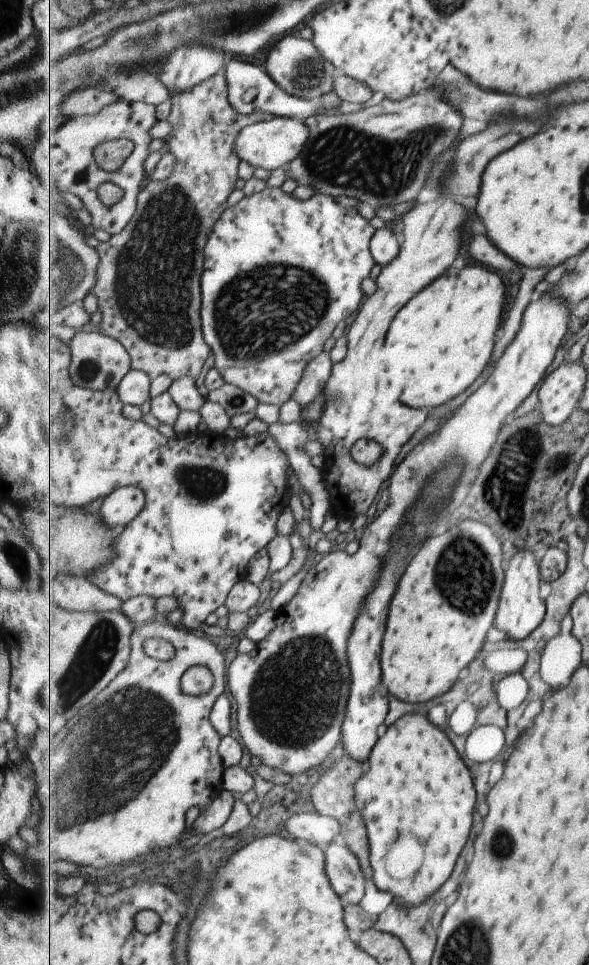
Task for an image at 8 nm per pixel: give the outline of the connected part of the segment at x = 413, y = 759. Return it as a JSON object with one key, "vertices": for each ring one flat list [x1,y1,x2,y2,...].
{"vertices":[[410,712,403,715,397,722,394,722,387,728,385,734,378,740,378,744,374,746,374,750,370,756,370,768,367,773,358,780,355,787,356,800,366,825,369,830,370,838,370,861,374,868,374,884,379,890,385,890,393,894,393,901,399,901,402,905,417,906,419,903,425,902,434,892,437,892,454,873,458,864,459,856,465,848,465,844,469,842,469,832,471,832,471,824,473,824,473,812,475,812,475,804,477,804,477,792,475,792,475,782,471,776,471,770,467,768,465,760,459,756,457,748,453,746,453,742,449,740,449,736,444,732,444,726,433,724,427,714]]}

